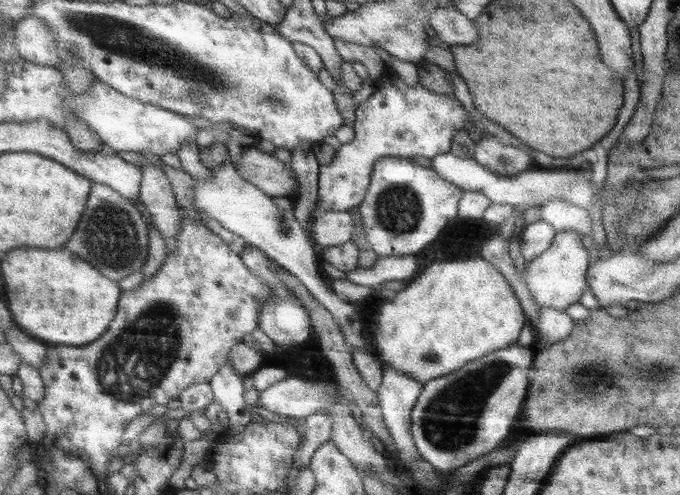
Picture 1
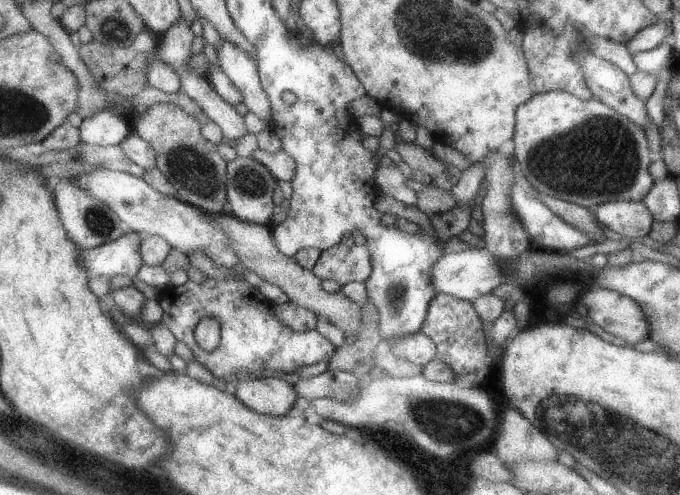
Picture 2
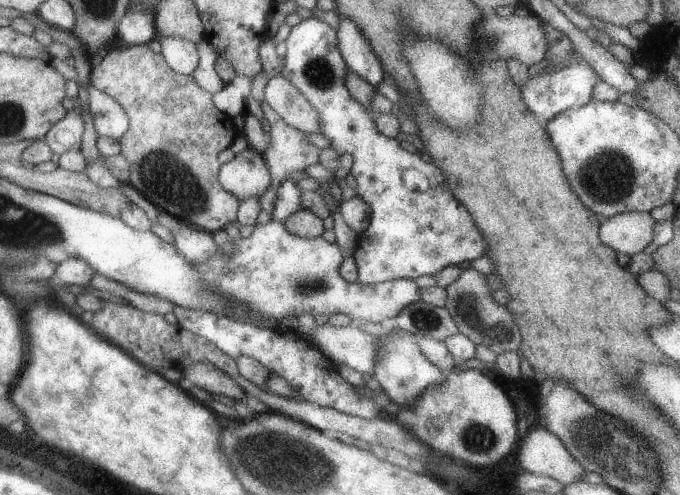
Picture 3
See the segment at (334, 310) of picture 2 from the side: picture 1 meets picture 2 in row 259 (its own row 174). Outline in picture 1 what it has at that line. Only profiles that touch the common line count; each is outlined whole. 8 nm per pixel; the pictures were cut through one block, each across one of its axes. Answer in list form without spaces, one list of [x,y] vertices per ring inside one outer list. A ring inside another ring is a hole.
[[[258,145],[245,147],[237,168],[244,178],[273,197],[296,200],[301,194],[296,170],[289,163],[281,162],[274,154],[258,148]]]

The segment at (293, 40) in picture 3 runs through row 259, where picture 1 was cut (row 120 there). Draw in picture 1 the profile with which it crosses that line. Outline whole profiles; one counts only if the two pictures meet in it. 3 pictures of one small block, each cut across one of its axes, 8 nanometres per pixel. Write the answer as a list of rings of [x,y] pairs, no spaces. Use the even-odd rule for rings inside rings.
[[[400,77],[384,81],[367,101],[356,109],[354,140],[343,144],[328,165],[322,165],[320,174],[319,212],[346,211],[358,207],[371,186],[375,162],[382,157],[409,158],[425,156],[434,158],[450,152],[452,138],[457,132],[474,126],[464,105],[455,95],[440,95],[426,89],[420,81],[408,86]]]

